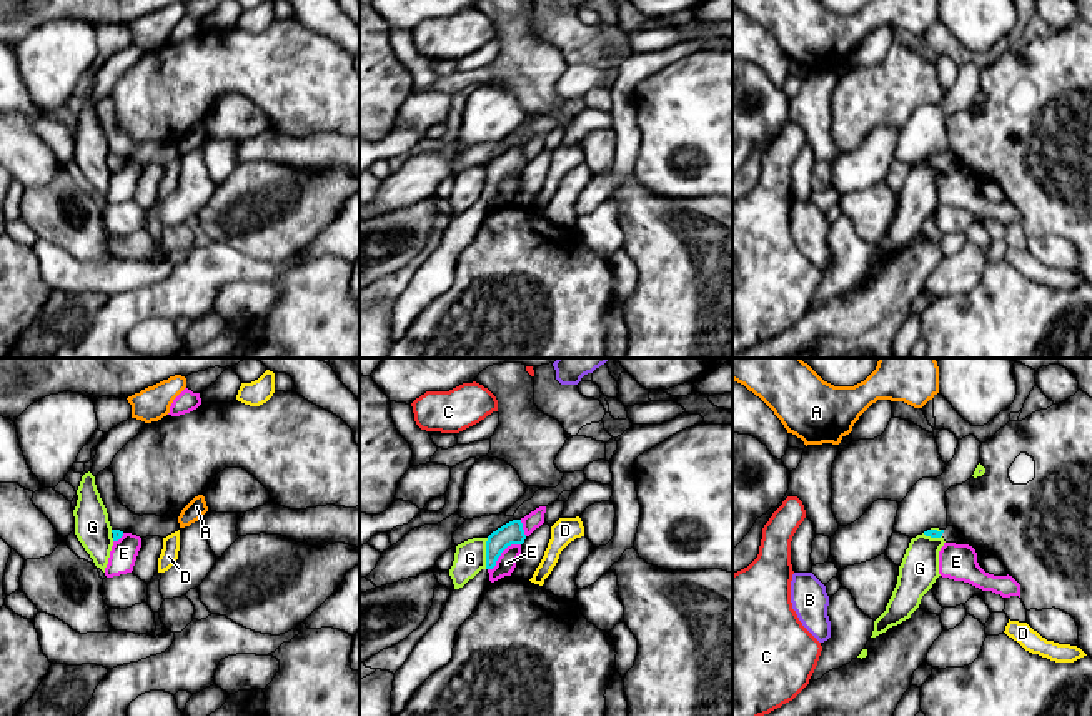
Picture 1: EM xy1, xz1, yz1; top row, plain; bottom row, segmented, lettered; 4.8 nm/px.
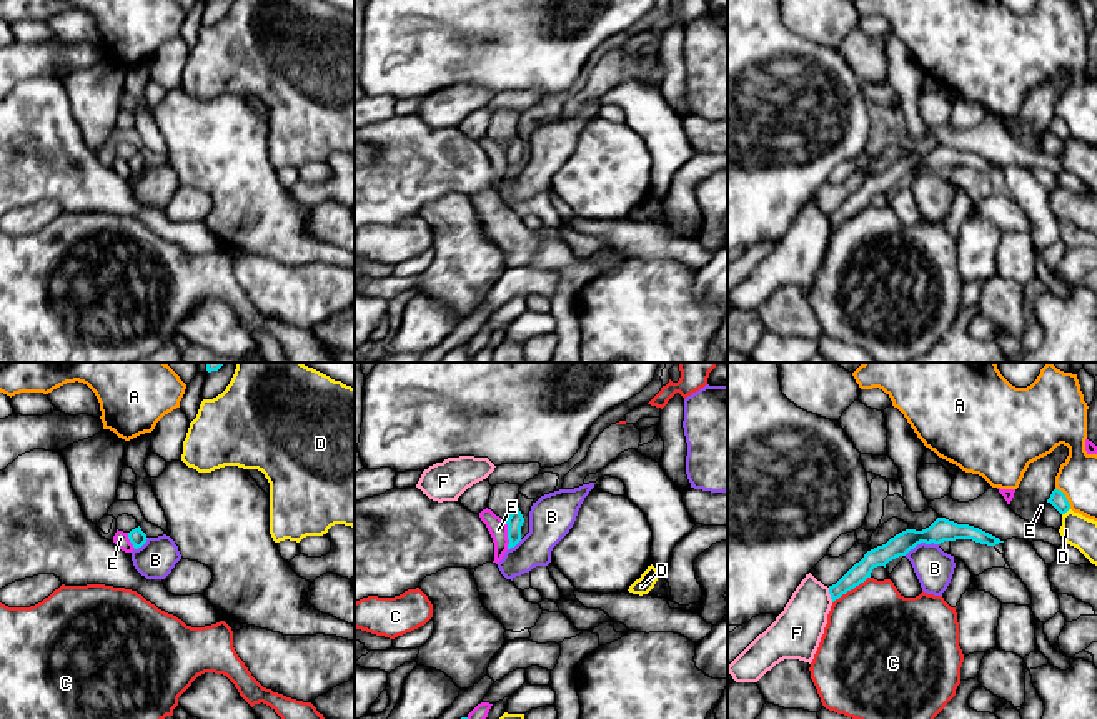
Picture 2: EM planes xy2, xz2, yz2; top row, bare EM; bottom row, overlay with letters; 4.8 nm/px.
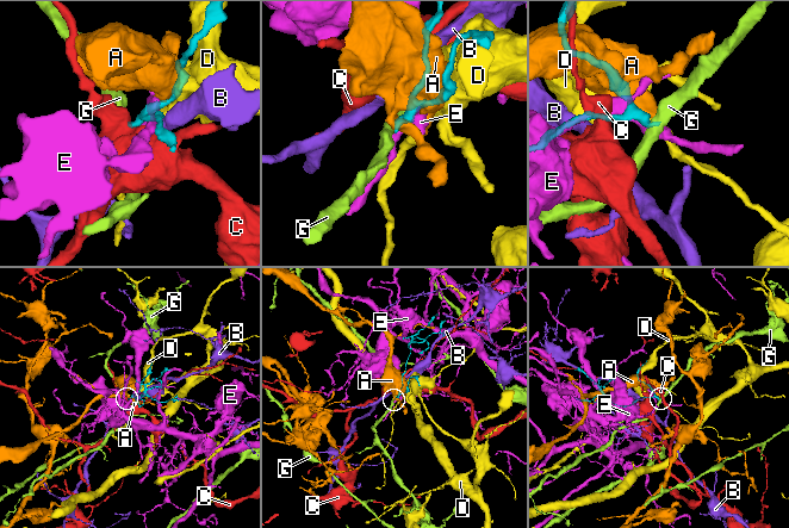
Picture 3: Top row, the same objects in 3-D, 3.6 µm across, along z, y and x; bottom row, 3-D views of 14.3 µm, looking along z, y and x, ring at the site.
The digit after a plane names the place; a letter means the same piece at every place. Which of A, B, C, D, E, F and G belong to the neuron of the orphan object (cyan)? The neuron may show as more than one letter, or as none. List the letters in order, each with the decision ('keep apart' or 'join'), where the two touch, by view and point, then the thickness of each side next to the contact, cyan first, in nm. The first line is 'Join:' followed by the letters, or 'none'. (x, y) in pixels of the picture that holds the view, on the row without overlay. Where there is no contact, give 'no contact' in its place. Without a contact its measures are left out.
Join: none
A: keep apart; contact yz2 (1066, 125); calibres 80 and 190 nm
B: keep apart; contact yz2 (921, 168); calibres 110 and 190 nm
C: keep apart; contact yz2 (851, 215); calibres 100 and 460 nm
D: keep apart; contact yz2 (1066, 138); calibres 80 and 160 nm
E: keep apart; contact xz1 (501, 178); calibres 110 and 90 nm
F: keep apart; contact yz2 (829, 220); calibres 90 and 240 nm
G: keep apart; contact xz1 (486, 180); calibres 110 and 160 nm

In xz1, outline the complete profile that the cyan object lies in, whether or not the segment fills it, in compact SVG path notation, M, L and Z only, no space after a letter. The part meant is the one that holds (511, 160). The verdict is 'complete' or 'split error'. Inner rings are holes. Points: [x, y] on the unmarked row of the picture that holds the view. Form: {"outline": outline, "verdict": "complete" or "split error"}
{"outline": "M513 147L488 163L486 168L486 196L496 193L501 180L511 172L523 172L526 167L521 147Z", "verdict": "complete"}

